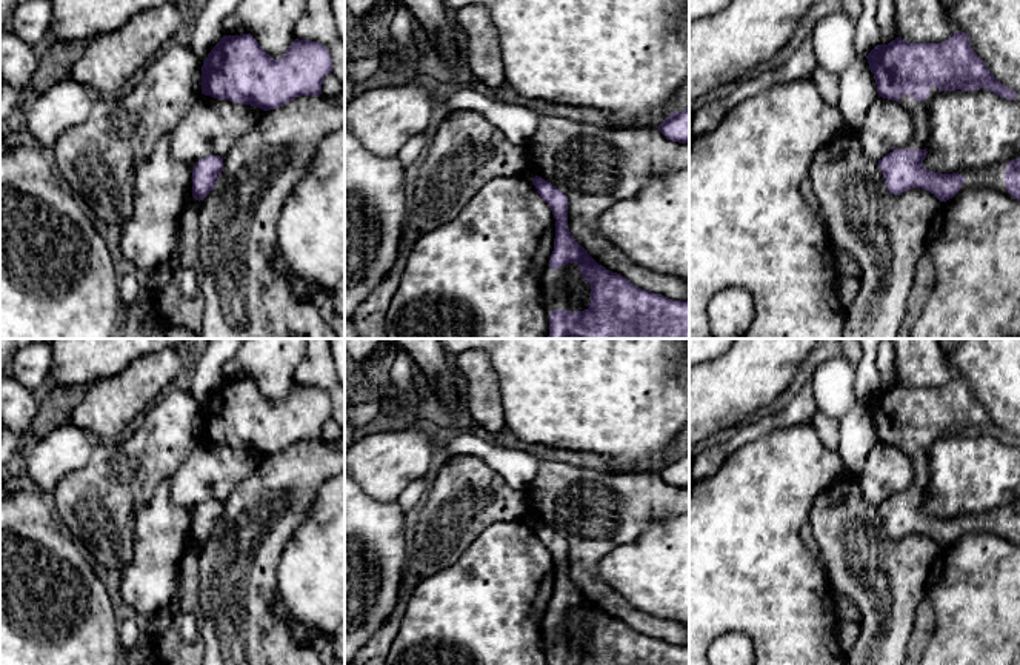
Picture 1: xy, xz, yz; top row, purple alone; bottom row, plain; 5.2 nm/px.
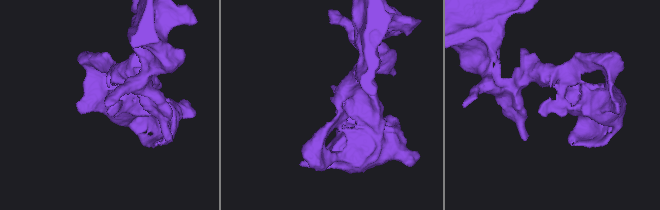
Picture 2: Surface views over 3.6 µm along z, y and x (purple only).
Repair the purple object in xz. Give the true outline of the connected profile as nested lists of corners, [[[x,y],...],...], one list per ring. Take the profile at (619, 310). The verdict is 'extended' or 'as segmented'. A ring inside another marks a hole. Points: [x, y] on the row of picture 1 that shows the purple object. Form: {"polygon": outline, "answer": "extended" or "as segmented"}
{"polygon": [[[535,175],[532,179],[540,197],[551,208],[555,219],[554,251],[551,269],[575,263],[580,274],[591,283],[591,303],[585,311],[554,309],[549,316],[549,336],[546,339],[689,339],[689,300],[671,300],[632,285],[623,276],[598,265],[588,251],[578,245],[568,228],[568,197],[560,189]]], "answer": "as segmented"}

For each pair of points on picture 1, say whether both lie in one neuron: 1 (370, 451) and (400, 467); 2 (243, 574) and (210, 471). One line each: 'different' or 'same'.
1: same
2: different

